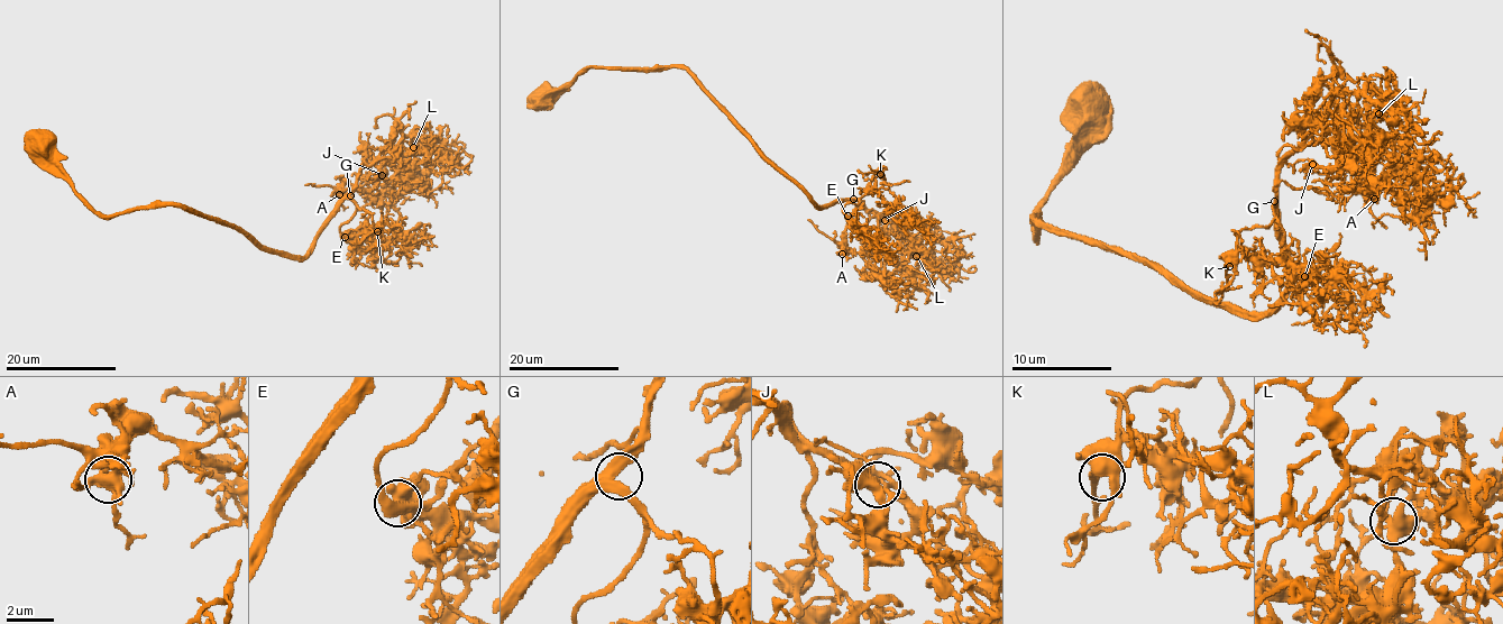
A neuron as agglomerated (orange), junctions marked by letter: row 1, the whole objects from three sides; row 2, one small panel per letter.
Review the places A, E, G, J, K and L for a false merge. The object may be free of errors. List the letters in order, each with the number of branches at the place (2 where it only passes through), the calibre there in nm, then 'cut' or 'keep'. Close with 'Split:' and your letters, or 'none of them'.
A: 3 | 440 nm | keep
E: 3 | 380 nm | keep
G: 3 | 360 nm | keep
J: 3 | 400 nm | keep
K: 3 | 440 nm | keep
L: 3 | 440 nm | keep
Split: none of them

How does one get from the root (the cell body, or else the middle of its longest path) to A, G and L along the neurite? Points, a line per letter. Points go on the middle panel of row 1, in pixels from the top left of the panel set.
A: (543, 95), (546, 91), (561, 91), (590, 67), (684, 67), (817, 205), (858, 202), (844, 232), (842, 254)
G: (543, 95), (546, 91), (561, 91), (590, 67), (684, 67), (729, 119), (817, 205), (853, 199)
L: (543, 95), (590, 67), (684, 67), (817, 205), (858, 201), (904, 230), (917, 248), (916, 257)

